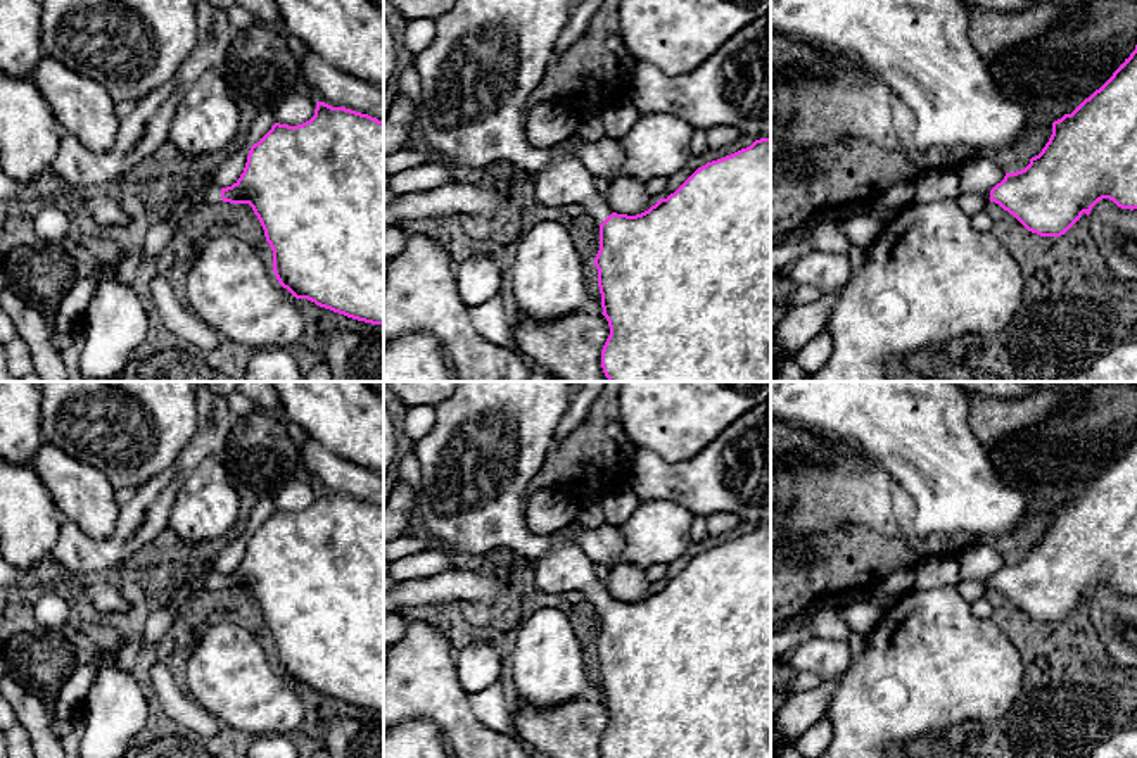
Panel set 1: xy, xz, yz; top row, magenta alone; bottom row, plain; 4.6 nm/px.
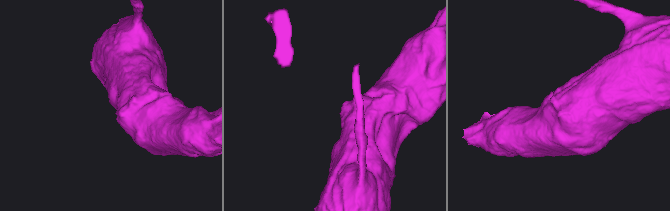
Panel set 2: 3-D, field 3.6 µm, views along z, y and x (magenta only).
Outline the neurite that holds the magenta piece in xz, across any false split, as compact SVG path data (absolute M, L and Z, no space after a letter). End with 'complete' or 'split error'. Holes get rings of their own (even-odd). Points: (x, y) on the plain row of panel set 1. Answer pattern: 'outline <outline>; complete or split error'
outline M771 525L707 549L674 580L636 603L613 599L575 542L548 549L534 565L534 582L546 594L581 591L600 613L594 653L601 701L610 713L603 758L771 758Z; split error

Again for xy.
outline M316 489L314 502L297 513L275 509L251 534L244 559L226 575L216 572L204 580L202 591L249 591L257 603L273 637L278 670L295 685L347 704L384 711L384 509L346 494Z; split error

